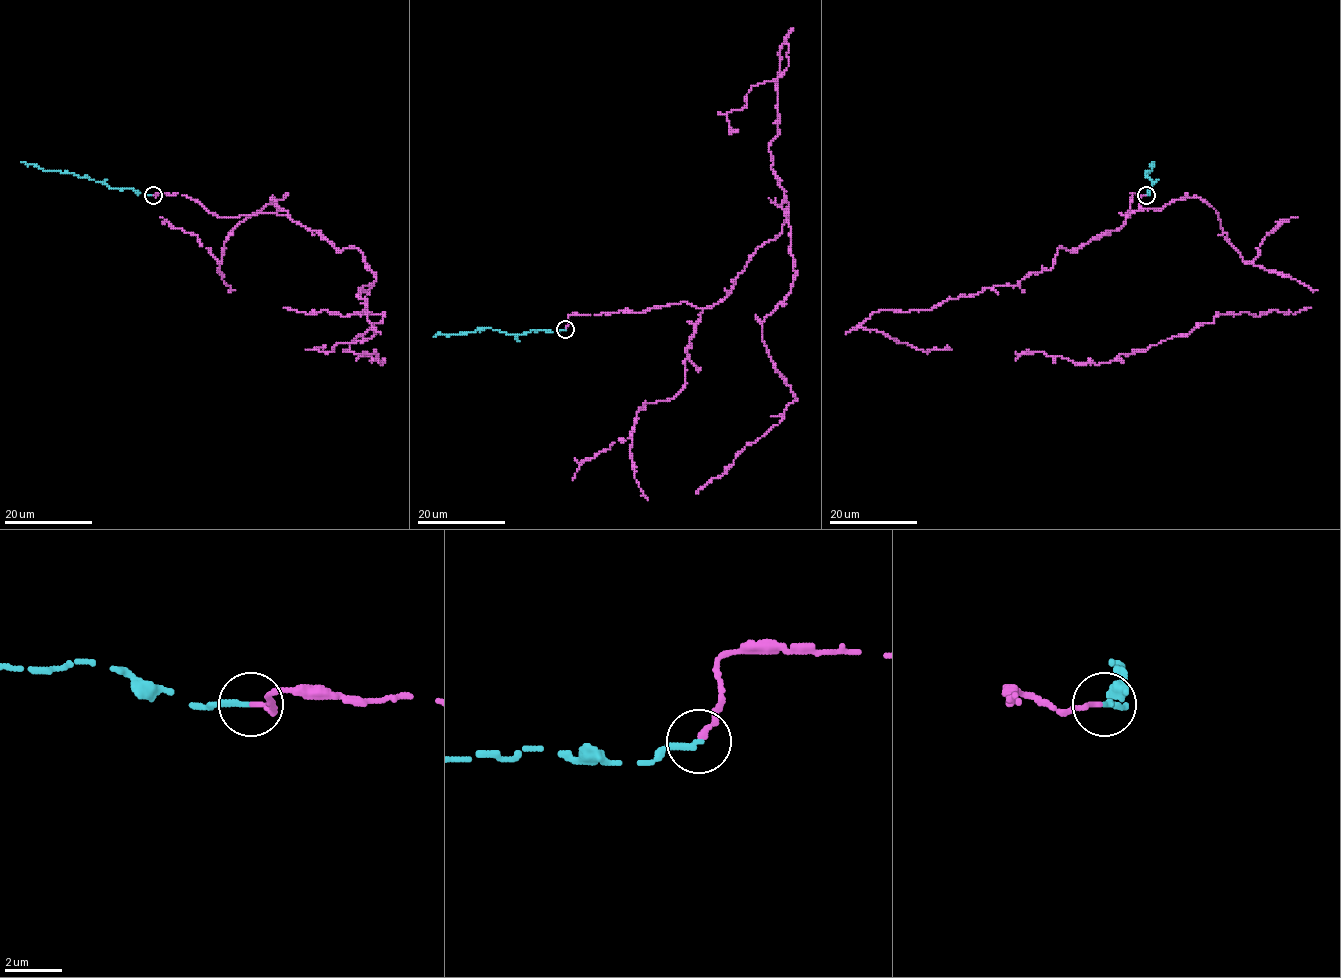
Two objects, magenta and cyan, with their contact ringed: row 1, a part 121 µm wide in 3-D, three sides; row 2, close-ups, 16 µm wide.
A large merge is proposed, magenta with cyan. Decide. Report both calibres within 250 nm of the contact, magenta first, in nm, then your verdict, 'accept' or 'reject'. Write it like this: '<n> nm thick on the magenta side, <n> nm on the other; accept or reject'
200 nm thick on the magenta side, 240 nm on the other; accept

